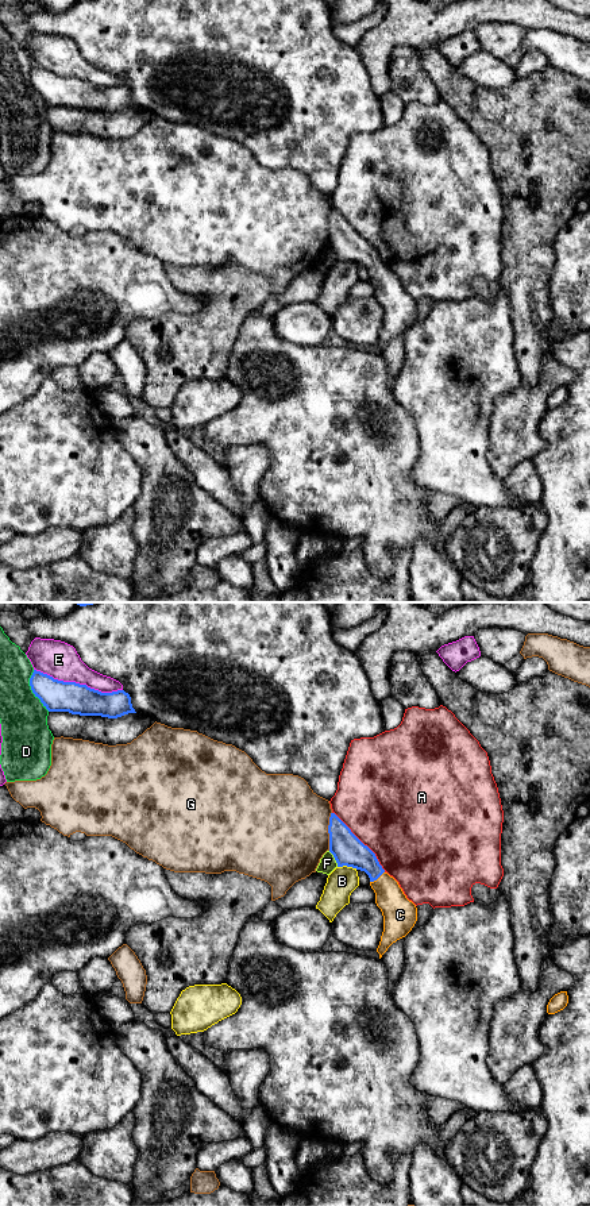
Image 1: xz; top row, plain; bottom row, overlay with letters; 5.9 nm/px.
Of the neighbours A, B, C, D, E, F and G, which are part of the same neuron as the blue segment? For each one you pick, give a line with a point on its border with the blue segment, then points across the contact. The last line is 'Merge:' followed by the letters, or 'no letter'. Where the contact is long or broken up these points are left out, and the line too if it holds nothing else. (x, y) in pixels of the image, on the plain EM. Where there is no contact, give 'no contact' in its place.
C: xz (377, 273) | across xz (347, 245), (355, 249), (377, 273), (386, 282), (400, 308)
Merge: C

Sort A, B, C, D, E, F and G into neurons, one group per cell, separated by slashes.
A / B / C / D / E / F / G

